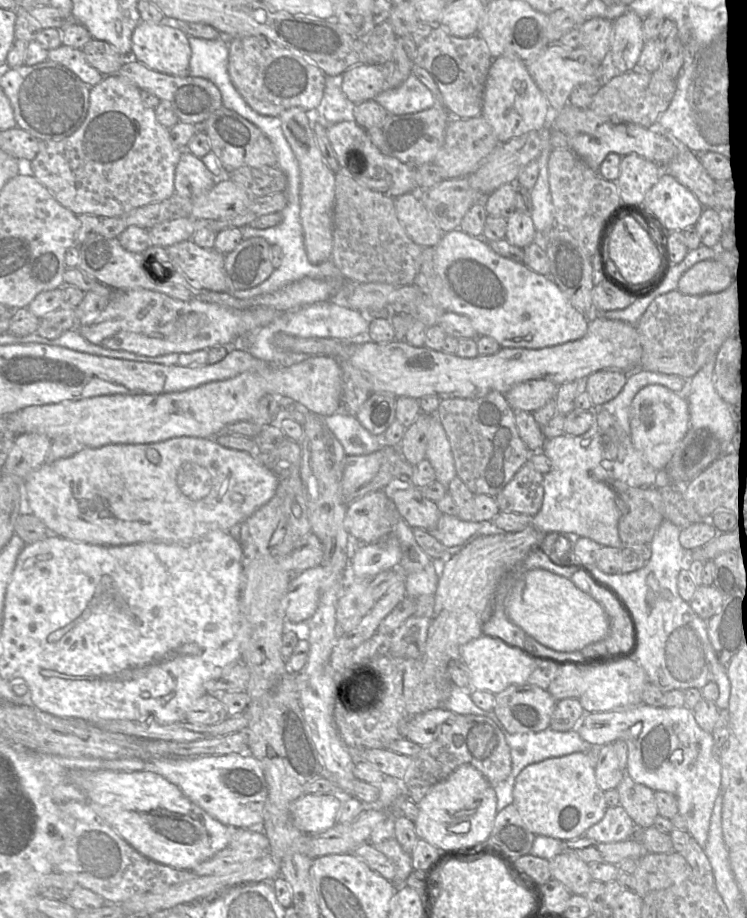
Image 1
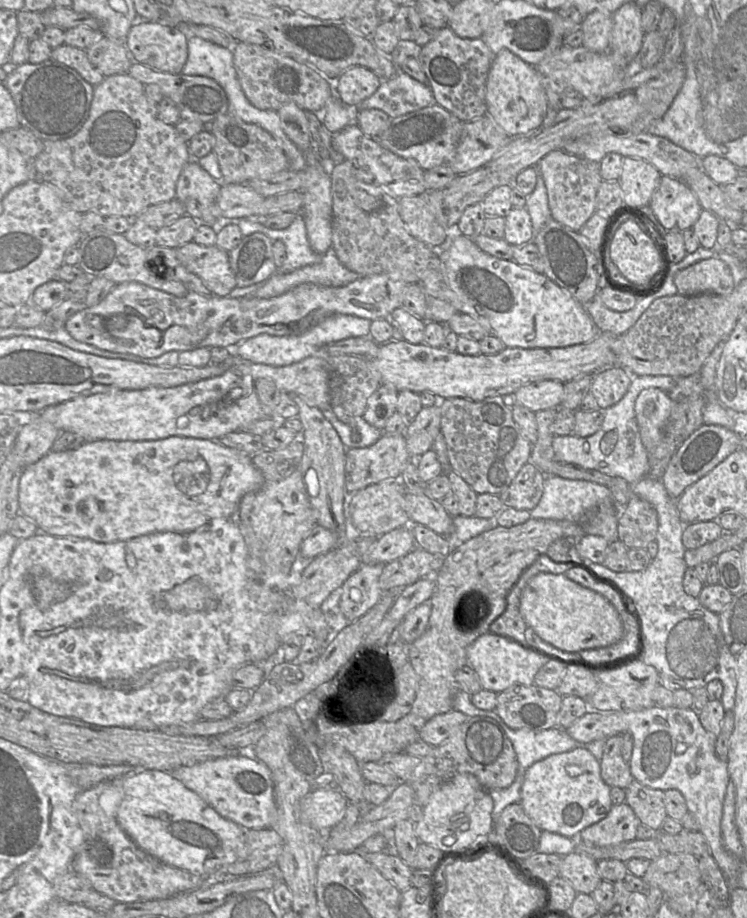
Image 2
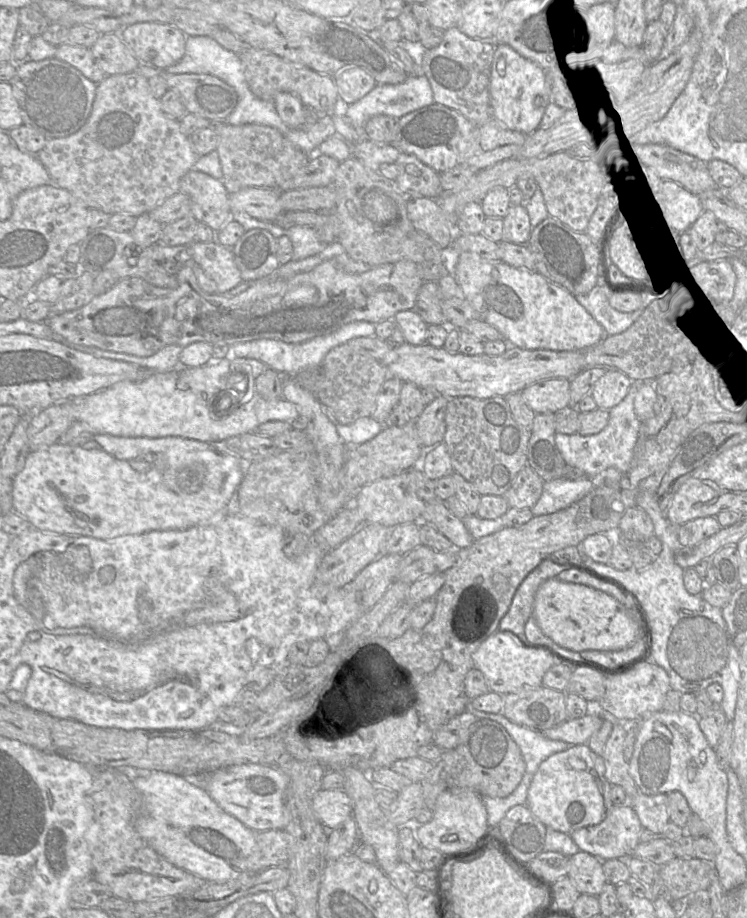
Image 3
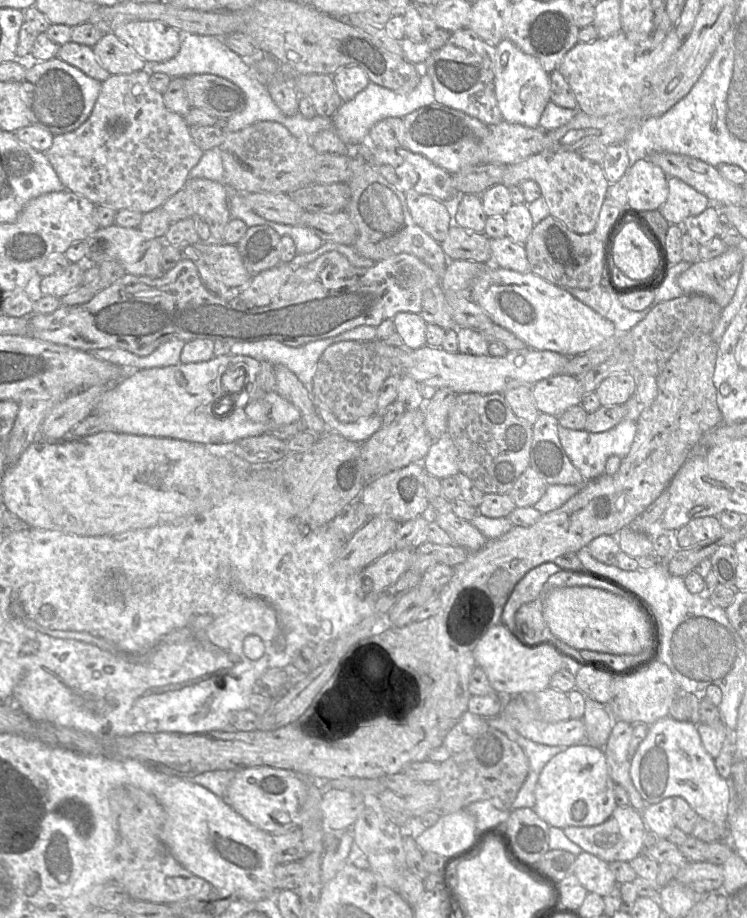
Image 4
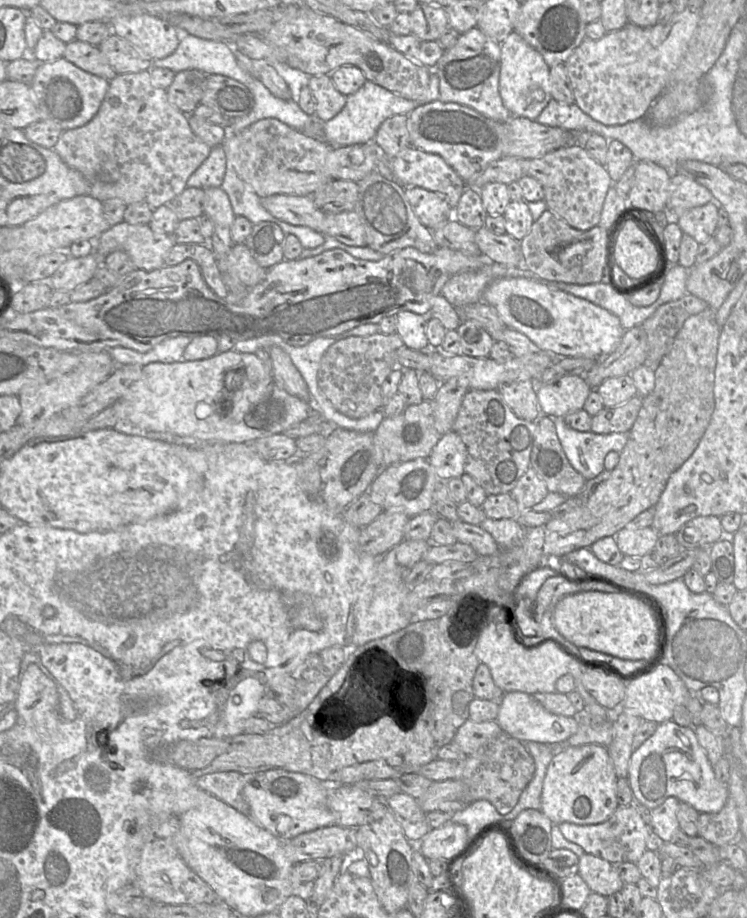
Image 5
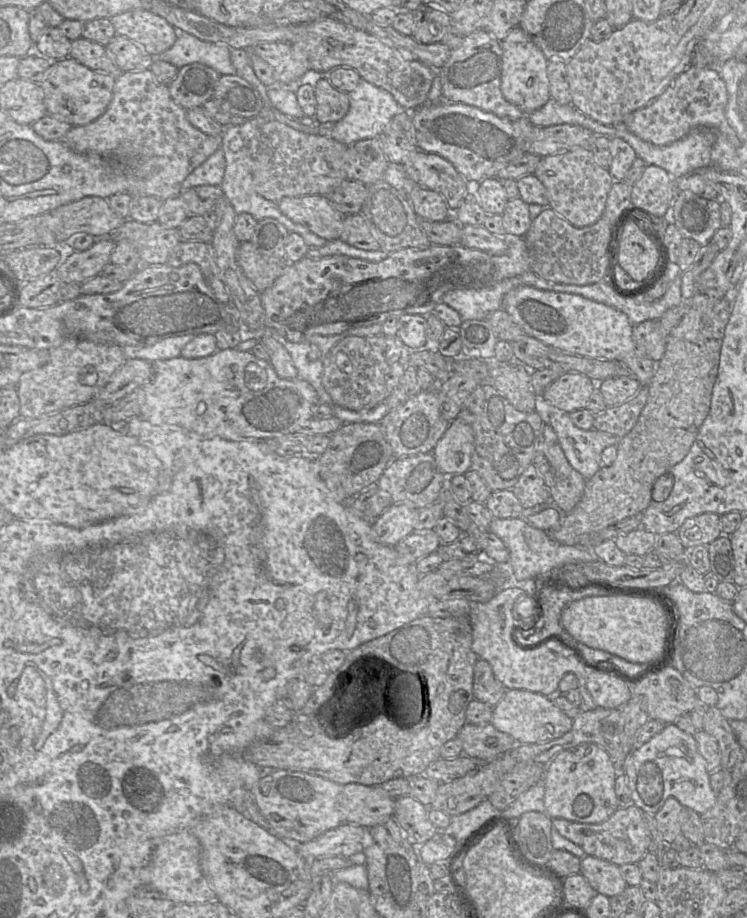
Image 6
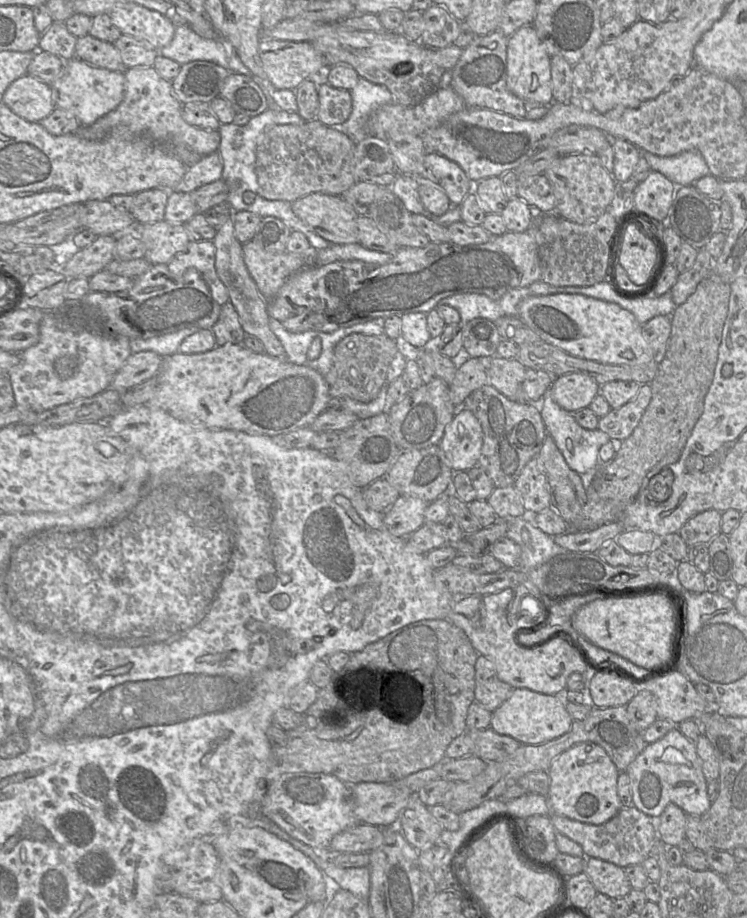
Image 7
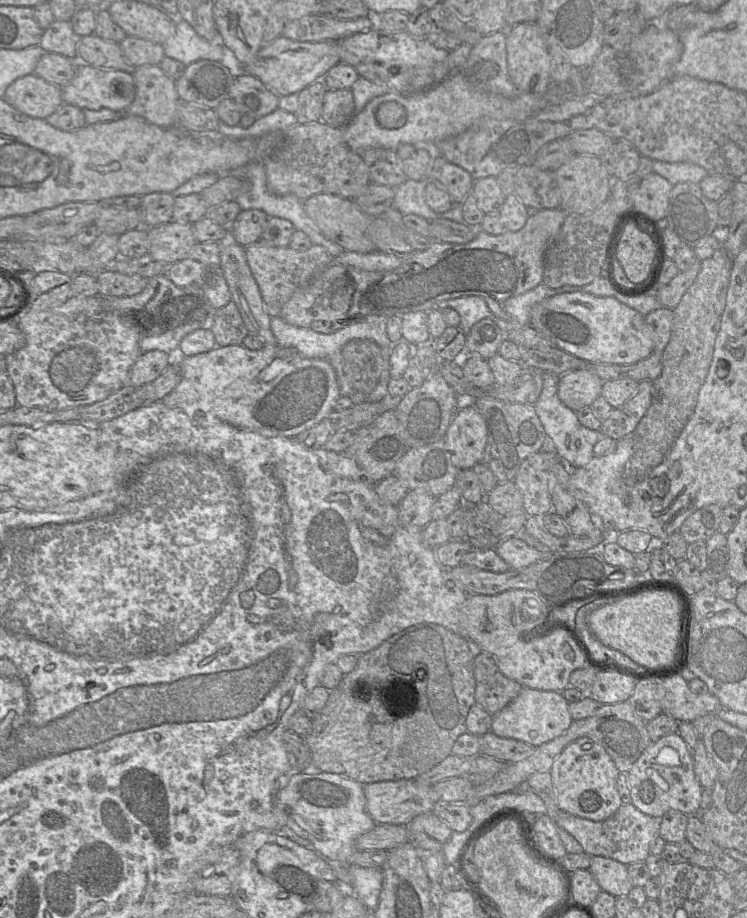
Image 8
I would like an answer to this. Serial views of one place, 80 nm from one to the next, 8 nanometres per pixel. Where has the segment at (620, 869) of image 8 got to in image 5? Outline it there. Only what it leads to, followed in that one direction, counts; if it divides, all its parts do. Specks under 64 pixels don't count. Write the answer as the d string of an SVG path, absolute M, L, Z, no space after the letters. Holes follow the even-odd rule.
M586 852L579 857L578 874L592 892L605 897L621 891L624 886L614 864Z

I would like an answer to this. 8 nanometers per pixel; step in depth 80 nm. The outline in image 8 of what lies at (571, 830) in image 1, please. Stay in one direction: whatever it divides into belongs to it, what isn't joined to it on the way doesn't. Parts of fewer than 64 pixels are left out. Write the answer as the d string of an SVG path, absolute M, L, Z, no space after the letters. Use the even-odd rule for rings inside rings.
M580 737L568 744L554 761L550 774L562 812L603 821L611 817L622 805L617 790L620 771L604 747L590 737Z

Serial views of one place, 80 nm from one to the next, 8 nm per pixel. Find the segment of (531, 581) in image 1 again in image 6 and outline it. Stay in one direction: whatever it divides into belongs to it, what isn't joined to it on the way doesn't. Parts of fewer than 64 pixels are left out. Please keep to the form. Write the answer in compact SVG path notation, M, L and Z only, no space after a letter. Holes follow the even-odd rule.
M625 595L591 596L570 603L561 613L561 625L578 642L627 661L645 663L660 656L666 615L655 600Z

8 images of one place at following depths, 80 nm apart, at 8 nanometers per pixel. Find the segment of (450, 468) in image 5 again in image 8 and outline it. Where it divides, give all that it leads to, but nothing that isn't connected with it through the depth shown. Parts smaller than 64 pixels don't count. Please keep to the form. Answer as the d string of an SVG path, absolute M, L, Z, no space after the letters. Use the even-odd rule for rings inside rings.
M462 406L451 421L444 441L452 463L459 469L472 469L482 461L487 427L476 406Z

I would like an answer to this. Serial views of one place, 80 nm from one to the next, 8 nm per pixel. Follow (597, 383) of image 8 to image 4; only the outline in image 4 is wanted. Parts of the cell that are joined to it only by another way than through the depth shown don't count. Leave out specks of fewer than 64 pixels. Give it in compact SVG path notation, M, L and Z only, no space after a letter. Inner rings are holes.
M558 374L532 386L533 396L540 413L560 416L568 408L580 405L582 393L578 377Z

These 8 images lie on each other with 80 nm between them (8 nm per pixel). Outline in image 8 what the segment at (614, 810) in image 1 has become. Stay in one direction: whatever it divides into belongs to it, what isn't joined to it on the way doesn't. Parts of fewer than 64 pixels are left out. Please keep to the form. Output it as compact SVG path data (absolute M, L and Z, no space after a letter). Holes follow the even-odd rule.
M632 803L621 805L608 819L592 821L586 818L560 812L556 825L571 834L590 856L603 856L625 865L644 862L650 854L650 844L659 834L659 820L639 811Z

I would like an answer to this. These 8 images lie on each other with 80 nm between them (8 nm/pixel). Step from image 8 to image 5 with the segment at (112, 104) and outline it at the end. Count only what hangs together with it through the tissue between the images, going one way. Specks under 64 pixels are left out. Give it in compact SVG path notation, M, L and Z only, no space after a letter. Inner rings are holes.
M63 57L41 63L30 84L39 120L54 123L62 130L78 128L87 124L97 113L108 86L108 80L78 68Z

